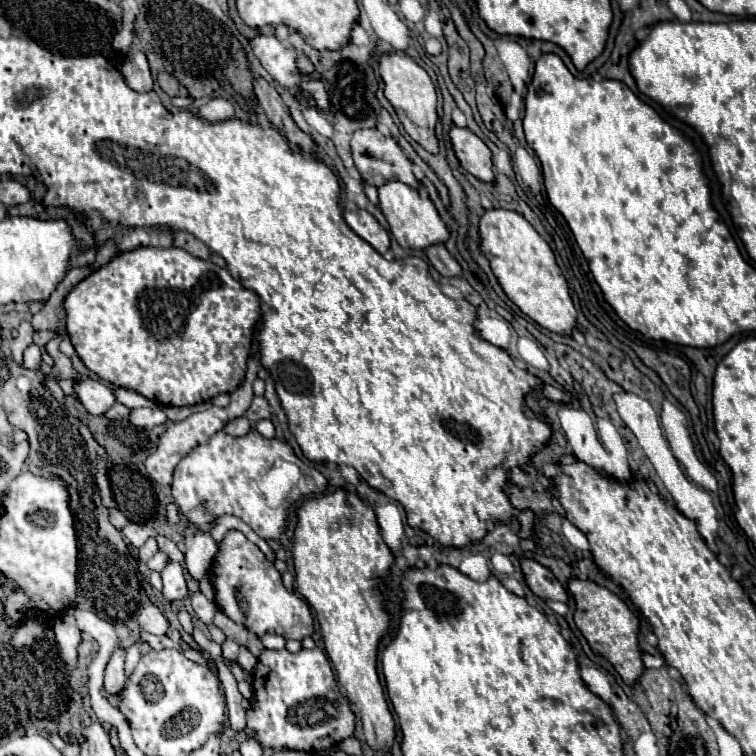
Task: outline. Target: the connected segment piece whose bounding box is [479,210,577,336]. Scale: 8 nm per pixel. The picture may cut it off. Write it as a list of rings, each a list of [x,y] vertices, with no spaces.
[[[487,210],[481,216],[479,230],[483,238],[483,252],[487,254],[493,274],[497,276],[505,294],[539,326],[571,336],[571,332],[577,328],[577,310],[551,246],[523,216],[509,210]]]

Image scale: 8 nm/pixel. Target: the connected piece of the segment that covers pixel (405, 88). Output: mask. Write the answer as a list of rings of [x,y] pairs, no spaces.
[[[395,52],[383,54],[379,60],[379,72],[385,82],[385,96],[393,104],[405,132],[419,142],[427,152],[439,154],[439,142],[435,136],[437,126],[437,92],[429,74],[417,66],[409,56],[399,56]]]

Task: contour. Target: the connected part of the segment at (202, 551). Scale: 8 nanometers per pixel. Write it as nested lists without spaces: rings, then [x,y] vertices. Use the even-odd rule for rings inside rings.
[[[193,524],[187,526],[185,544],[187,544],[185,560],[187,560],[189,574],[195,580],[201,580],[211,570],[211,564],[213,564],[213,558],[217,552],[217,544],[213,542],[211,536],[197,532],[197,528],[193,528]]]

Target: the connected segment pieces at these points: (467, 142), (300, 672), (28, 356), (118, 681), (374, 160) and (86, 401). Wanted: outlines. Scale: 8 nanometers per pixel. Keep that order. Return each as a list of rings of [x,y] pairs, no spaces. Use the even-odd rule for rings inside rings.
[[[453,126],[449,136],[451,136],[453,150],[455,150],[461,166],[467,172],[471,172],[475,178],[479,178],[481,182],[493,184],[495,182],[493,160],[491,160],[491,150],[487,148],[487,144],[467,128]]]
[[[321,648],[313,650],[299,650],[297,654],[283,650],[263,650],[257,658],[257,664],[253,668],[253,702],[245,710],[247,714],[247,726],[253,732],[253,736],[261,742],[261,746],[275,748],[275,750],[301,750],[315,754],[319,750],[327,750],[347,736],[353,736],[355,726],[355,714],[351,710],[351,704],[343,694],[339,692],[339,686],[335,682],[331,664]]]
[[[31,344],[31,346],[25,350],[23,366],[25,366],[25,368],[39,368],[39,366],[41,366],[41,350],[39,350],[35,344]]]
[[[115,650],[109,664],[107,664],[107,668],[105,668],[105,684],[103,684],[103,690],[111,696],[117,696],[119,690],[125,686],[123,664],[125,664],[125,652]]]
[[[363,128],[353,134],[351,140],[353,160],[361,174],[361,178],[371,186],[381,186],[387,182],[403,182],[413,190],[419,190],[419,180],[413,174],[413,162],[407,158],[407,154],[401,150],[401,146],[393,140],[383,136],[377,128]]]
[[[95,380],[75,382],[75,392],[77,400],[87,408],[89,414],[105,414],[117,402],[113,390]]]

